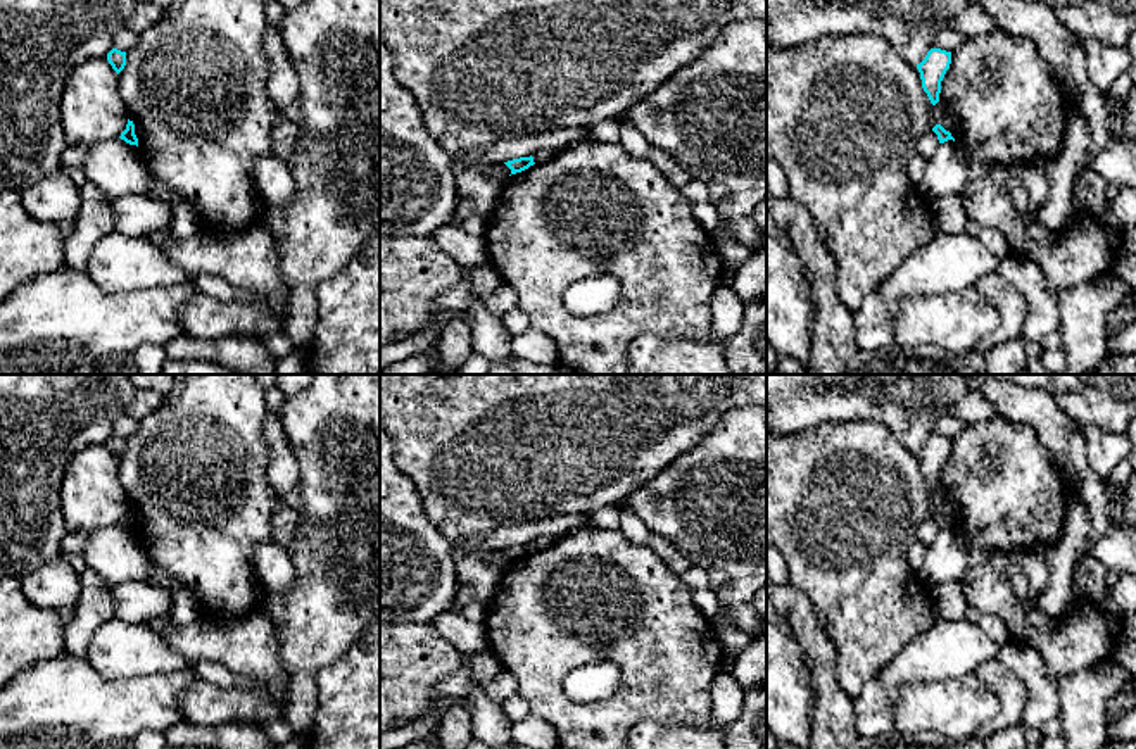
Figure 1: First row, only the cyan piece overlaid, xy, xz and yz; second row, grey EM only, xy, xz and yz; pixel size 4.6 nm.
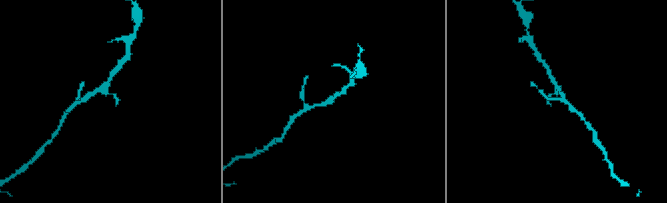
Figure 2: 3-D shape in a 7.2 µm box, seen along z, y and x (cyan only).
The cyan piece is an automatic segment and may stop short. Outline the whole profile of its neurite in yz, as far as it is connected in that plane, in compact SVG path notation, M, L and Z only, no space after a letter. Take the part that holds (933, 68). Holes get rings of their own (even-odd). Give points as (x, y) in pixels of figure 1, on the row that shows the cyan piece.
M931 48L925 59L917 64L920 72L922 88L927 93L932 105L939 102L941 81L950 69L951 52L941 48Z

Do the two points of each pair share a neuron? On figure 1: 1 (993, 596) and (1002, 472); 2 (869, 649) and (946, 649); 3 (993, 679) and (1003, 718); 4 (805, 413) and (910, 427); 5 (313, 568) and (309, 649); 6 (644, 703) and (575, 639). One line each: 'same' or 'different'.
1: same
2: different
3: same
4: same
5: same
6: same

